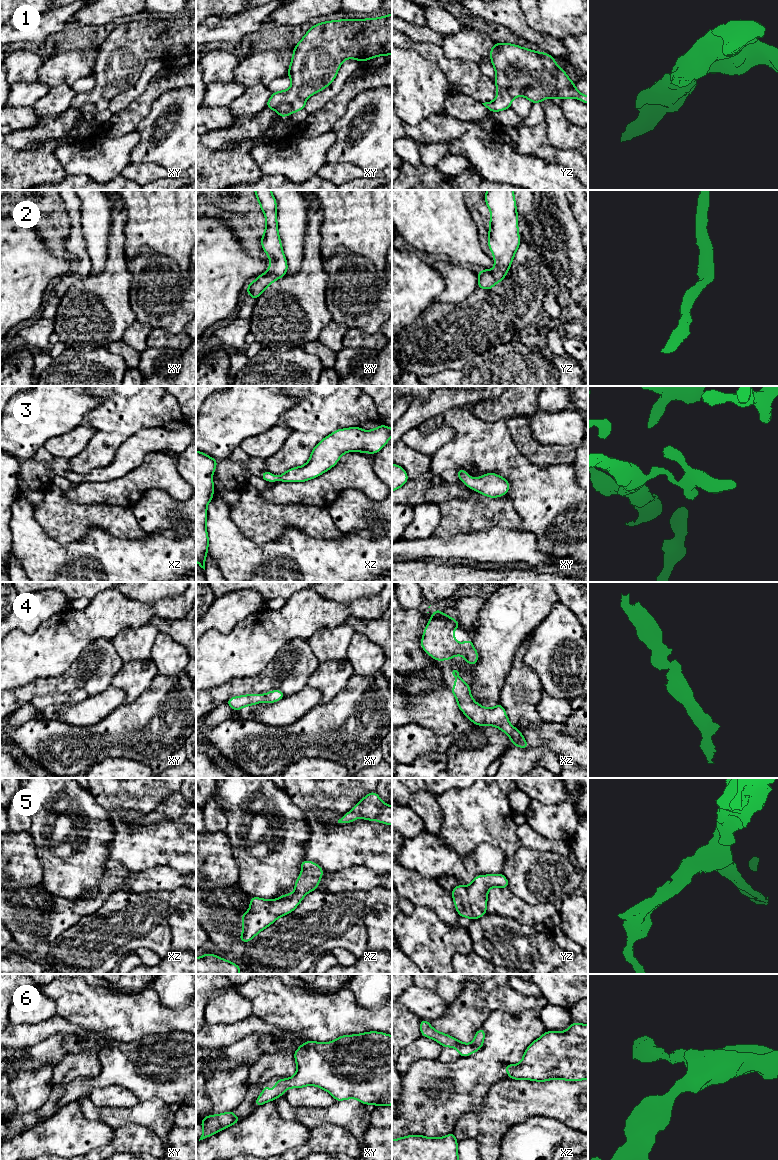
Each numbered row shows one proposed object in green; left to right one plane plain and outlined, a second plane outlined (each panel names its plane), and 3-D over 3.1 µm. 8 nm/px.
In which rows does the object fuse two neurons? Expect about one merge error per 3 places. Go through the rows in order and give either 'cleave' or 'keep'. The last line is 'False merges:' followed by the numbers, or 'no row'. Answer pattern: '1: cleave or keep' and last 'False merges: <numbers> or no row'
1: keep
2: keep
3: keep
4: keep
5: keep
6: keep
False merges: no row

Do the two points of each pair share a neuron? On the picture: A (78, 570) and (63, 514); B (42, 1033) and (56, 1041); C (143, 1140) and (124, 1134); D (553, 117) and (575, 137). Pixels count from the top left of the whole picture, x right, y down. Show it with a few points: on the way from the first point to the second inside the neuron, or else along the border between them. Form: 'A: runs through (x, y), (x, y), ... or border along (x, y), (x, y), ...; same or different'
A: border along (90, 529), (68, 544), (49, 536); different
B: border along (28, 1048), (59, 1035), (67, 1052); different
C: runs through (138, 1140), (129, 1139); same
D: runs through (558, 122), (570, 134); same

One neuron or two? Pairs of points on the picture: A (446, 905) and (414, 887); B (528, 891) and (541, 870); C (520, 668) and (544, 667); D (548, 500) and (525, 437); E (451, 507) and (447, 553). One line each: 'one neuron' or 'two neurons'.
A: one neuron
B: one neuron
C: two neurons
D: two neurons
E: two neurons

